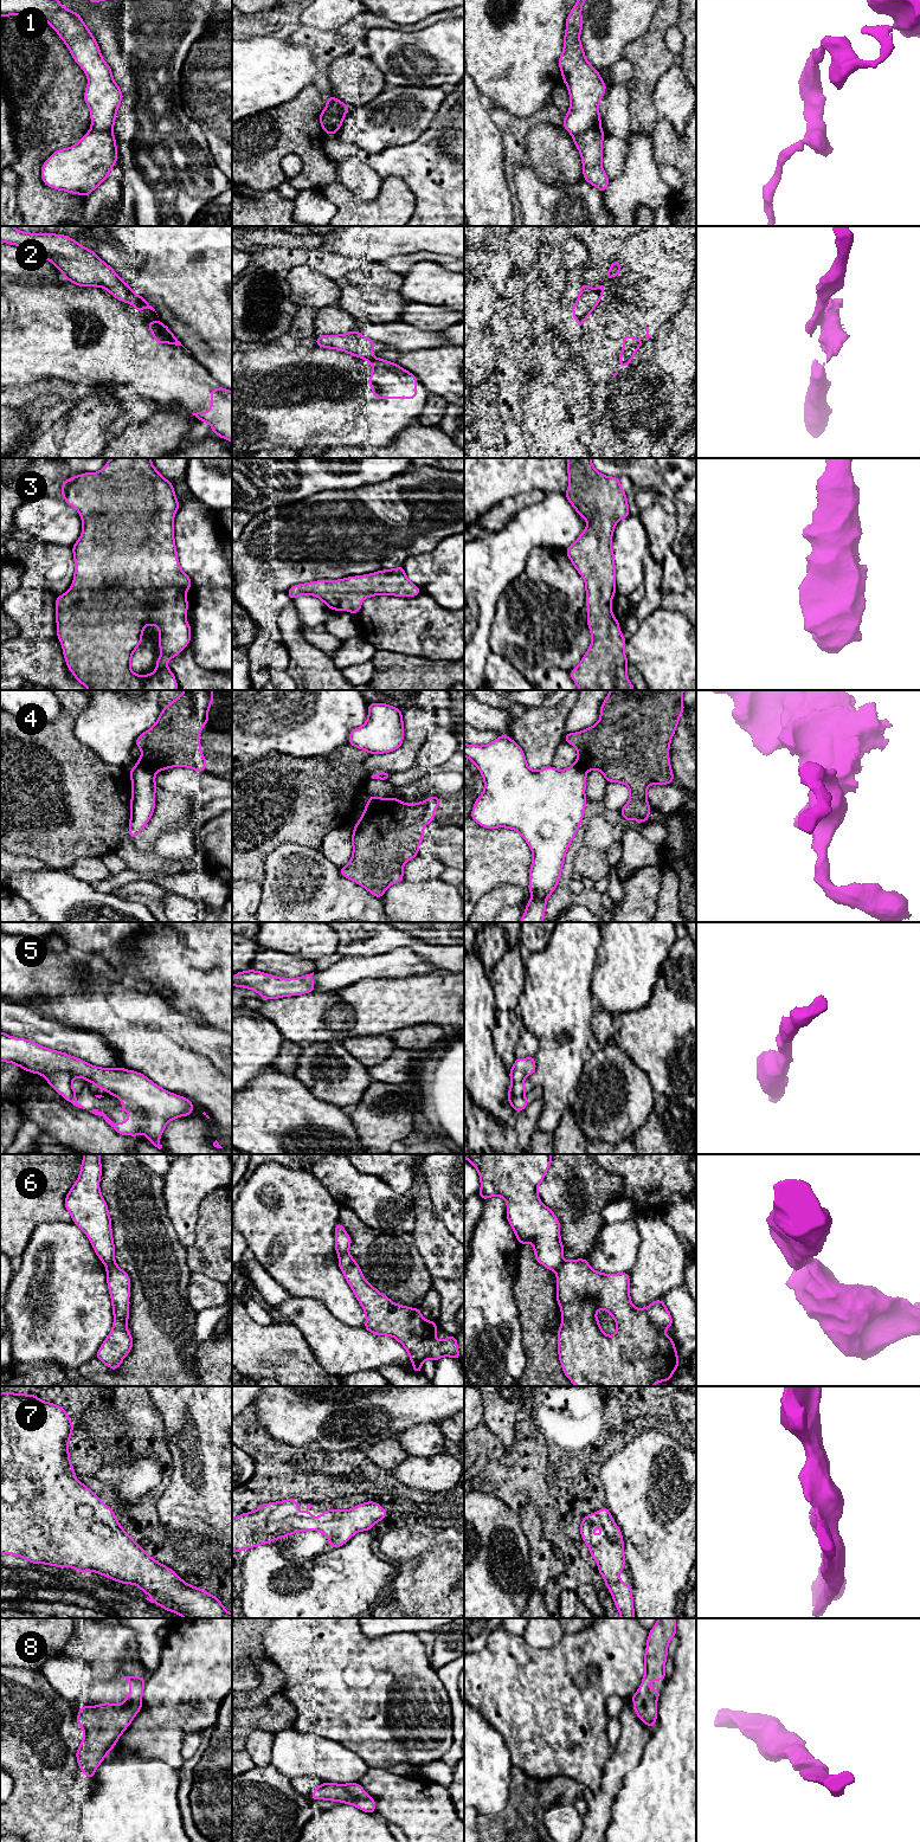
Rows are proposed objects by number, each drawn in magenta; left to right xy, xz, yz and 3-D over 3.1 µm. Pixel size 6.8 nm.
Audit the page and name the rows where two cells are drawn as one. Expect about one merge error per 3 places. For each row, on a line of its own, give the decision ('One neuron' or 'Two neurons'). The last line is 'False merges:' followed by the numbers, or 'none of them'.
1: Two neurons
2: Two neurons
3: One neuron
4: Two neurons
5: One neuron
6: Two neurons
7: One neuron
8: One neuron
False merges: 1, 2, 4, 6

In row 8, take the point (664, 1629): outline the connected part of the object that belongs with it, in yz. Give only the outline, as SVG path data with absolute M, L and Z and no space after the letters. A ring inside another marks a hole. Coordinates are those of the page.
M658 1618L649 1631L646 1651L644 1655L645 1674L639 1689L631 1696L637 1717L648 1726L656 1725L657 1698L660 1689L651 1689L644 1685L656 1680L667 1680L664 1674L668 1655L668 1643L676 1635L676 1618Z

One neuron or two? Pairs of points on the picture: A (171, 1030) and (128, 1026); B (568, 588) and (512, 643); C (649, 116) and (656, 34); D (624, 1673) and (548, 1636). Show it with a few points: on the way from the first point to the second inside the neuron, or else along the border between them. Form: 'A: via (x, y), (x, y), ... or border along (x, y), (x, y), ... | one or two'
A: via (160, 1030), (146, 1030), (139, 1026) | one
B: via (554, 601), (526, 630) | one
C: via (644, 96), (644, 77), (650, 55) | one
D: border along (565, 1634), (549, 1647), (531, 1647) | two

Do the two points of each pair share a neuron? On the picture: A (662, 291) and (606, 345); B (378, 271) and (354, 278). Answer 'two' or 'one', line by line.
A: one
B: one

